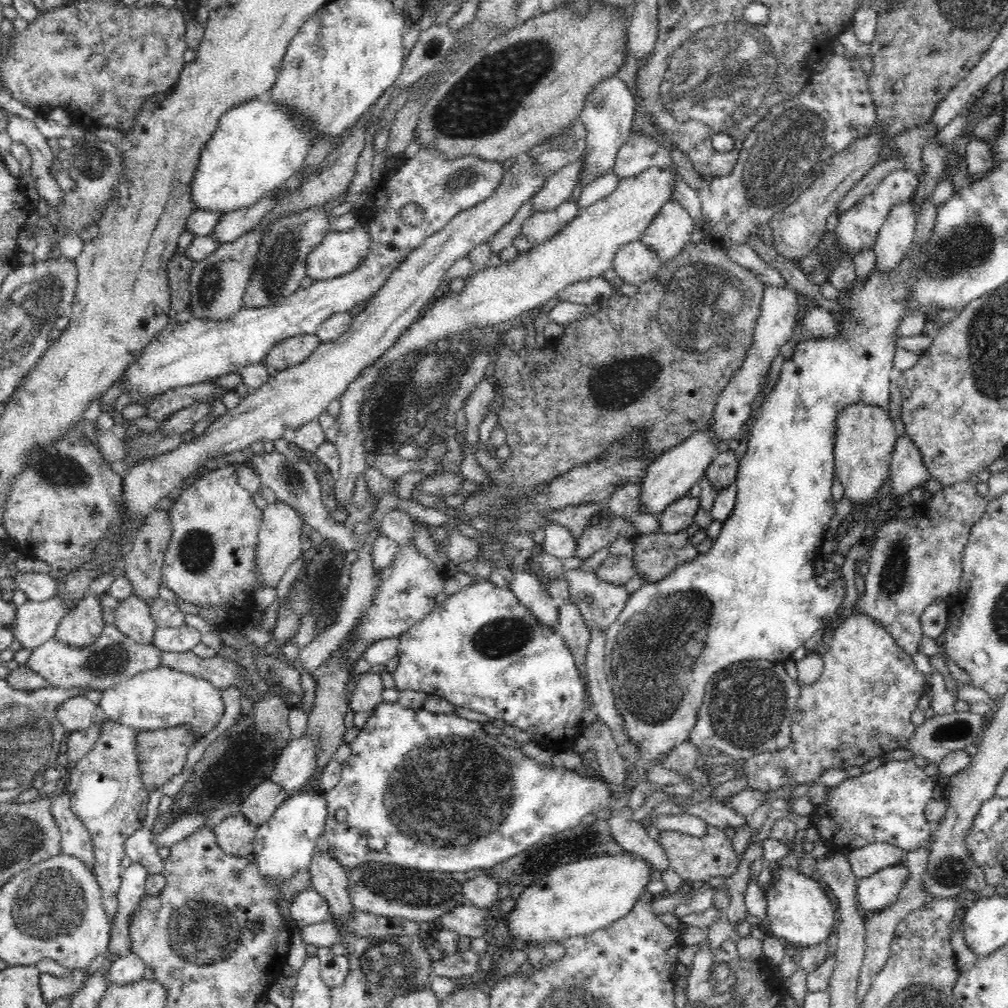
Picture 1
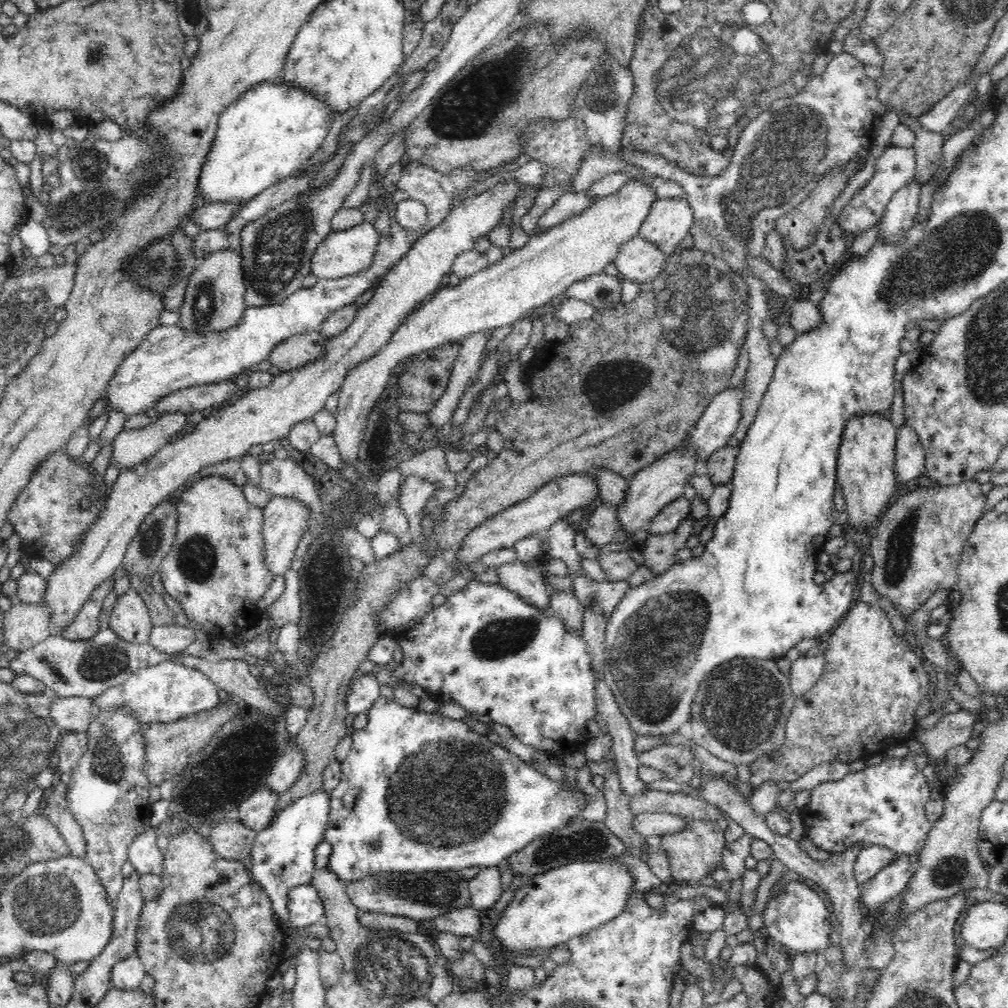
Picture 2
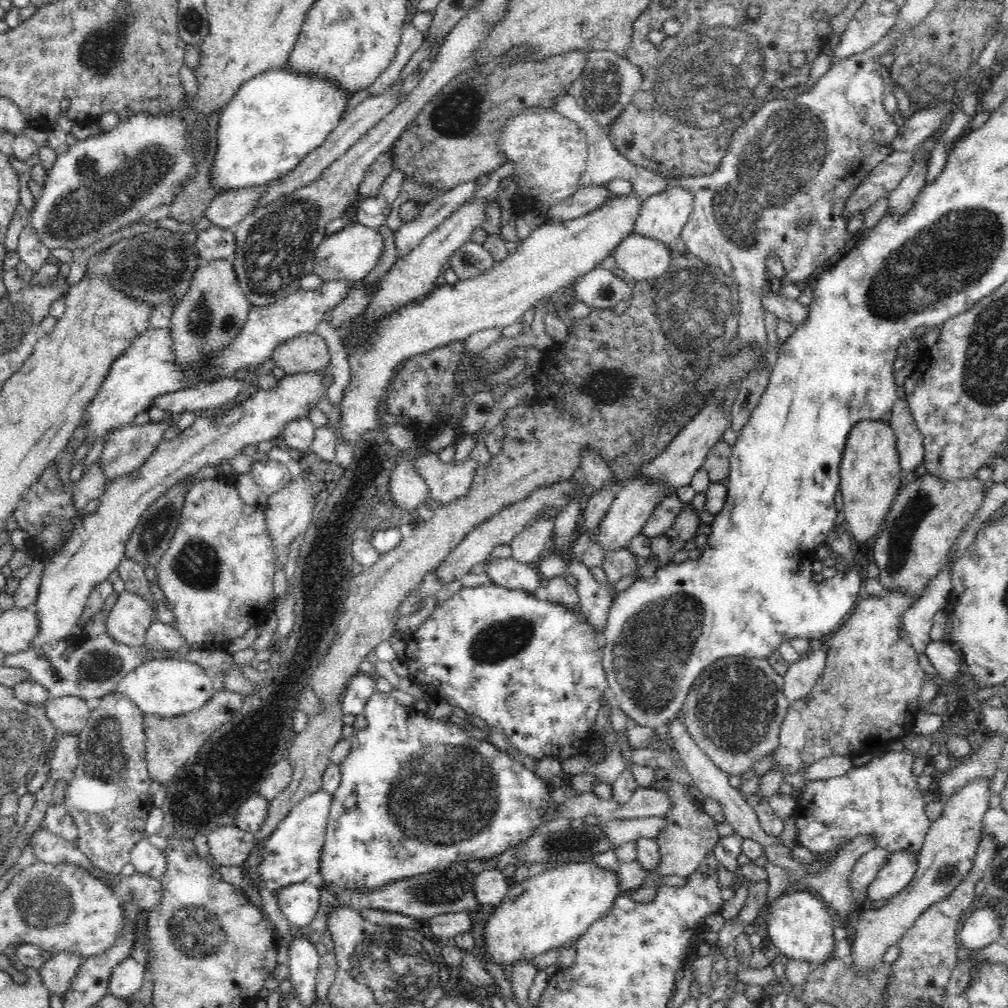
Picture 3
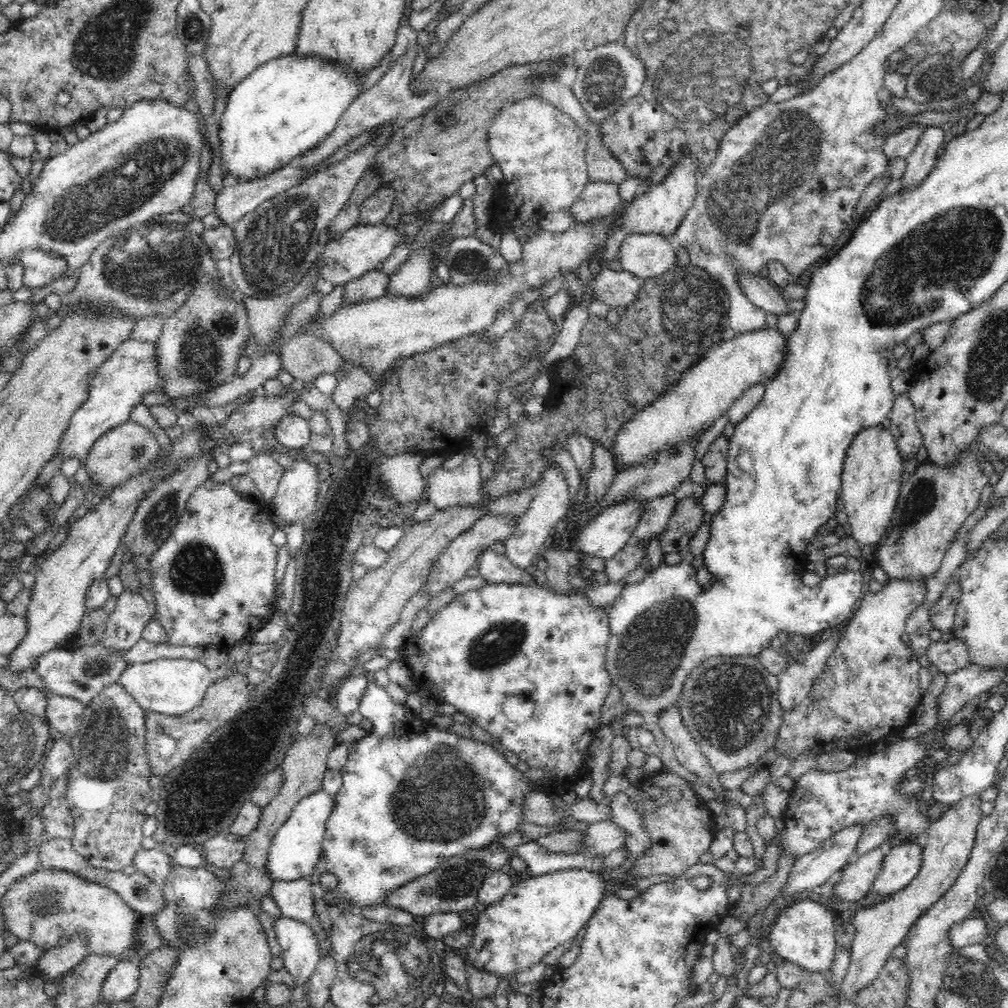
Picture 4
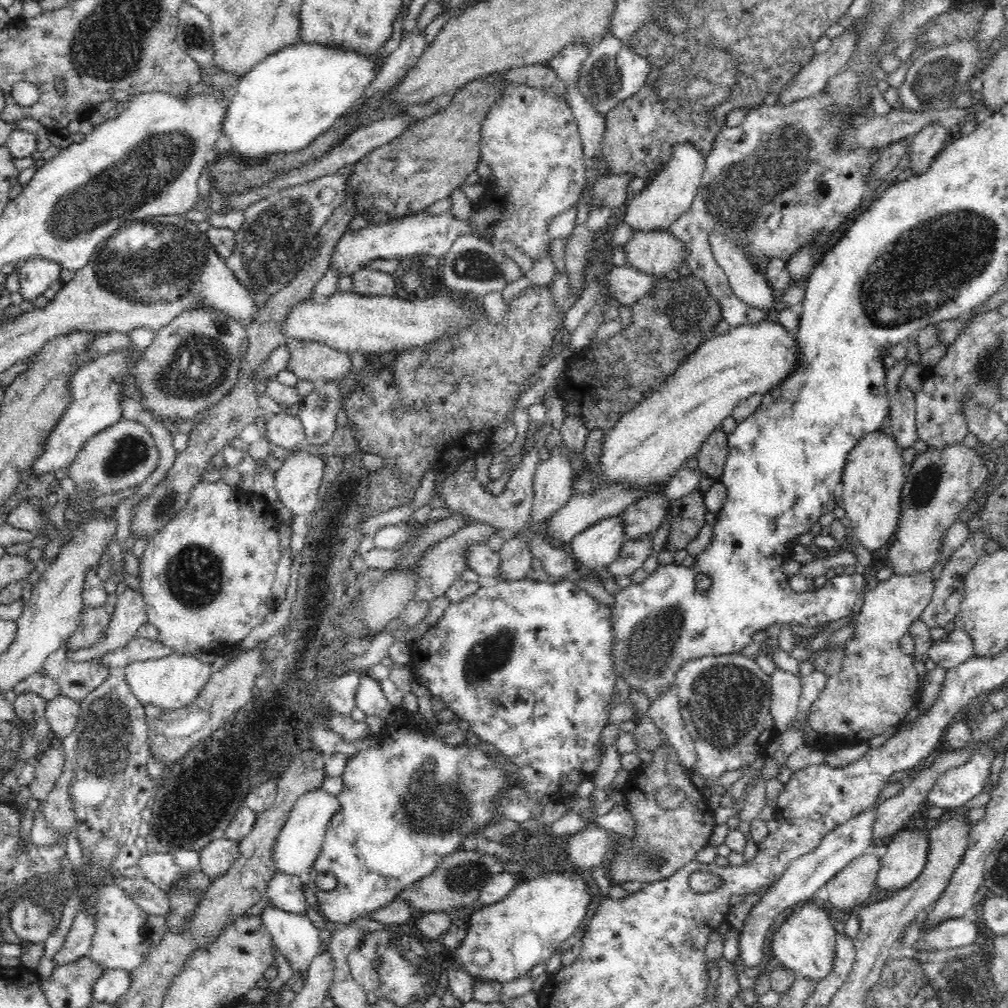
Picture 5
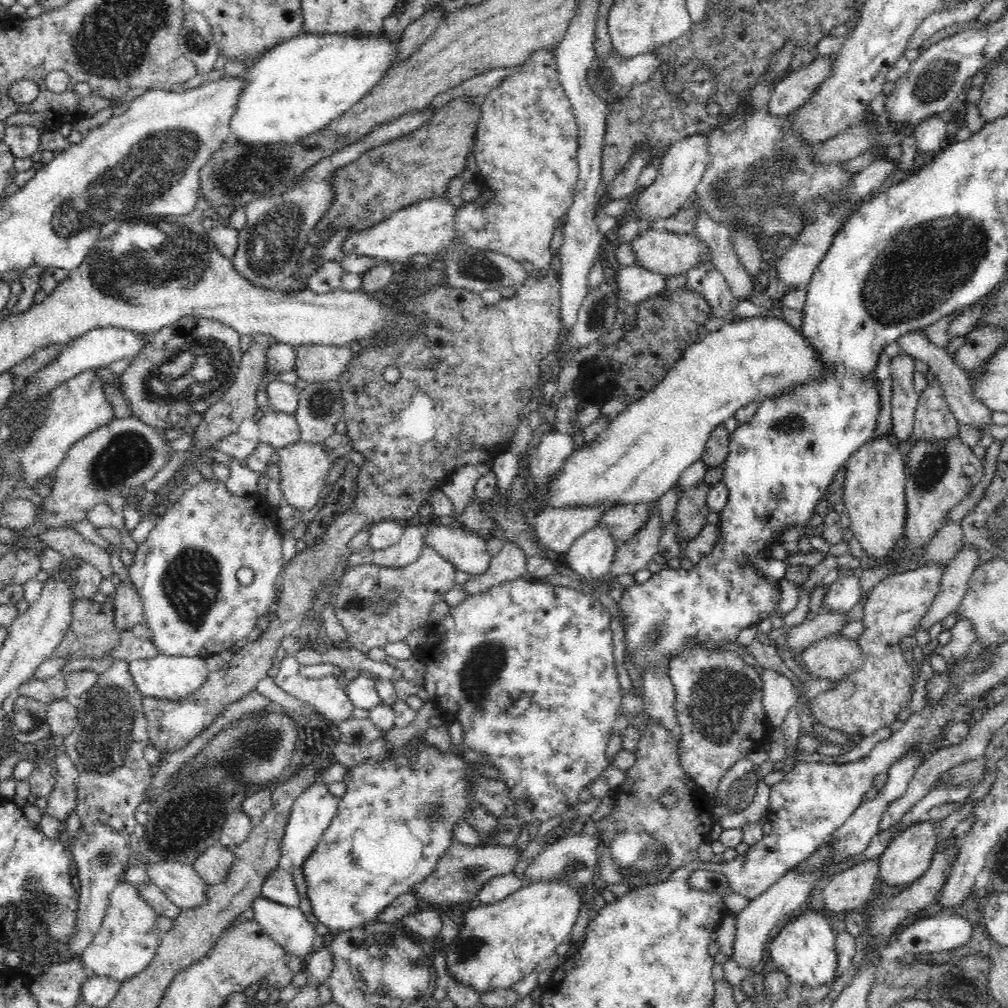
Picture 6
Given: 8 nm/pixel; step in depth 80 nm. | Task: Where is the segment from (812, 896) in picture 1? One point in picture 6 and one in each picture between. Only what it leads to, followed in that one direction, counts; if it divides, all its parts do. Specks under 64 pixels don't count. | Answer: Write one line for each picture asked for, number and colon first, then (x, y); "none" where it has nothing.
2: (796, 916)
3: (800, 926)
4: (803, 934)
5: (805, 943)
6: (804, 950)

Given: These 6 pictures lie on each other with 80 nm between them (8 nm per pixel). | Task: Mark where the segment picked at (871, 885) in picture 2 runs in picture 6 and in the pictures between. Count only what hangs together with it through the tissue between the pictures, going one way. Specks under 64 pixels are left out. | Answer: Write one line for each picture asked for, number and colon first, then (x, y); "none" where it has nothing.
3: (901, 866)
4: (902, 864)
5: (908, 849)
6: (910, 853)

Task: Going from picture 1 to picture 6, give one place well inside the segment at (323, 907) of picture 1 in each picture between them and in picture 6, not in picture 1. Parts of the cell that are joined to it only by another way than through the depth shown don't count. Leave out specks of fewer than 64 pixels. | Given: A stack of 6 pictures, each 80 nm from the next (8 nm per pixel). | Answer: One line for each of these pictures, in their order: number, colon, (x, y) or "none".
2: (305, 907)
3: (300, 902)
4: (294, 898)
5: (285, 891)
6: (279, 886)

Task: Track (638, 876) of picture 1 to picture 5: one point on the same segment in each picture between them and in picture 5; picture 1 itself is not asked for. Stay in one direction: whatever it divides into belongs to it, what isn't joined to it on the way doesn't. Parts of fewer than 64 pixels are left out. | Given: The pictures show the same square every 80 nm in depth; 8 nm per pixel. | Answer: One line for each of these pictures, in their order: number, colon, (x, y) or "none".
2: (548, 909)
3: (552, 909)
4: (540, 912)
5: (522, 930)

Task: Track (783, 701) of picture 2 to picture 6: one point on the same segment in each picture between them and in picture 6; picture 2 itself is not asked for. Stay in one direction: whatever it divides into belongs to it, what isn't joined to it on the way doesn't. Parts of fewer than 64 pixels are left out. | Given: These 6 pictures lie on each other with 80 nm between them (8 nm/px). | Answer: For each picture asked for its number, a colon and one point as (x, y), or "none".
3: (734, 710)
4: (730, 706)
5: (724, 700)
6: (719, 706)

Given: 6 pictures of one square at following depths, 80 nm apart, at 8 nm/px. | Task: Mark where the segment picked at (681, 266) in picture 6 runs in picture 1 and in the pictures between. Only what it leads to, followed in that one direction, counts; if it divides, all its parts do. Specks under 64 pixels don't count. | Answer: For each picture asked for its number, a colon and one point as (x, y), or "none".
1: (635, 263)
2: (638, 260)
3: (642, 258)
4: (647, 256)
5: (655, 252)

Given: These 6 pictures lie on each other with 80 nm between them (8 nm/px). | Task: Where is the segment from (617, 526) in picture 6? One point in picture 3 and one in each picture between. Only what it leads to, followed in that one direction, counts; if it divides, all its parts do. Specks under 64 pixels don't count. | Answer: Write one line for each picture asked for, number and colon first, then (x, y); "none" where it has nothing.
3: (662, 517)
4: (656, 514)
5: (643, 517)

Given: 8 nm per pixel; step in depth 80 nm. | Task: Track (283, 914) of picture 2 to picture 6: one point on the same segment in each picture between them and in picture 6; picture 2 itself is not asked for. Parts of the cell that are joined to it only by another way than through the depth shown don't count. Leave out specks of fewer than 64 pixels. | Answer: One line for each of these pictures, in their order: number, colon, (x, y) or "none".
3: (291, 854)
4: (296, 848)
5: (300, 840)
6: (313, 811)

